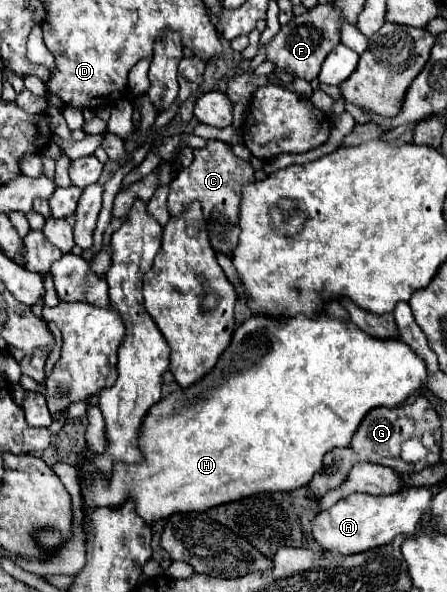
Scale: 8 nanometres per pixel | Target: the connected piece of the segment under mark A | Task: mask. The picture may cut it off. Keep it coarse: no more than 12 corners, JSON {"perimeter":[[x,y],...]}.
{"perimeter":[[427,487],[353,493],[311,521],[325,551],[355,555],[413,535]]}

